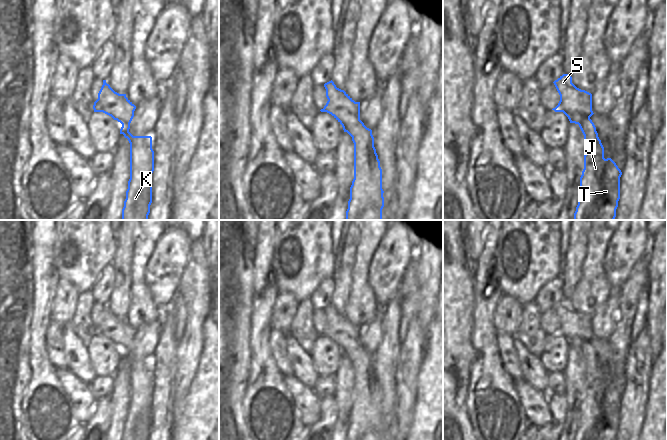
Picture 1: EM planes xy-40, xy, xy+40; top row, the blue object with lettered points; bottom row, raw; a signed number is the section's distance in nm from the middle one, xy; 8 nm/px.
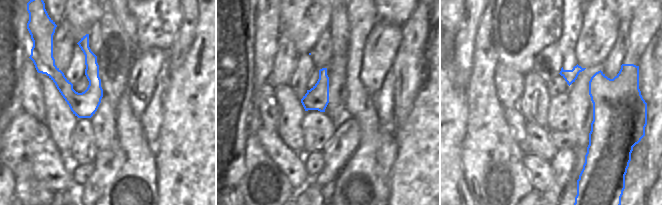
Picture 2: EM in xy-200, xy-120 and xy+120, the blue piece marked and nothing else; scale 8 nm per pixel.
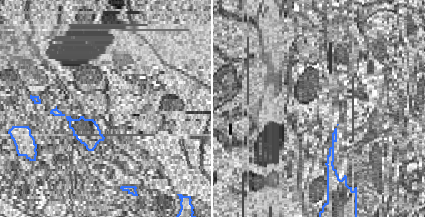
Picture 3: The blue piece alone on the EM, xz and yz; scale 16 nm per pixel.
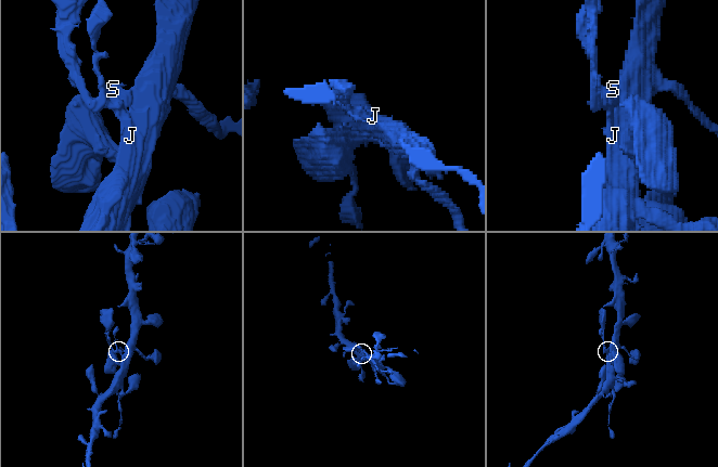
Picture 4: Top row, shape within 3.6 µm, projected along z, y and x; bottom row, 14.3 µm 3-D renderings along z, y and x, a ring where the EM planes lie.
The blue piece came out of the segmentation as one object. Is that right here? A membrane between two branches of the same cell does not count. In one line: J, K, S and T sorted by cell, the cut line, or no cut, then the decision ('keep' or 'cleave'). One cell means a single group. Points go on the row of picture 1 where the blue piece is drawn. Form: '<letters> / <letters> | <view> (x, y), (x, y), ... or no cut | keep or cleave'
J K T / S | xy (360, 120), (358, 123), (346, 123), (342, 126) | cleave

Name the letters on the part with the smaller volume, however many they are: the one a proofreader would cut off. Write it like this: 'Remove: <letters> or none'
Remove: S

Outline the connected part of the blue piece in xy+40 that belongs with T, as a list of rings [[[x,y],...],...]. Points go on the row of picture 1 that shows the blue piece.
[[[585,118],[579,127],[584,135],[585,155],[573,220],[614,220],[622,172],[611,158],[604,158],[604,147],[592,120]]]

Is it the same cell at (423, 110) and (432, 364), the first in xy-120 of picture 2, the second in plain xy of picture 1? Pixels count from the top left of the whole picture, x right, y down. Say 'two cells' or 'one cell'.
one cell

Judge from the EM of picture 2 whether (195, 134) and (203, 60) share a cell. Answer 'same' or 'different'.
same

